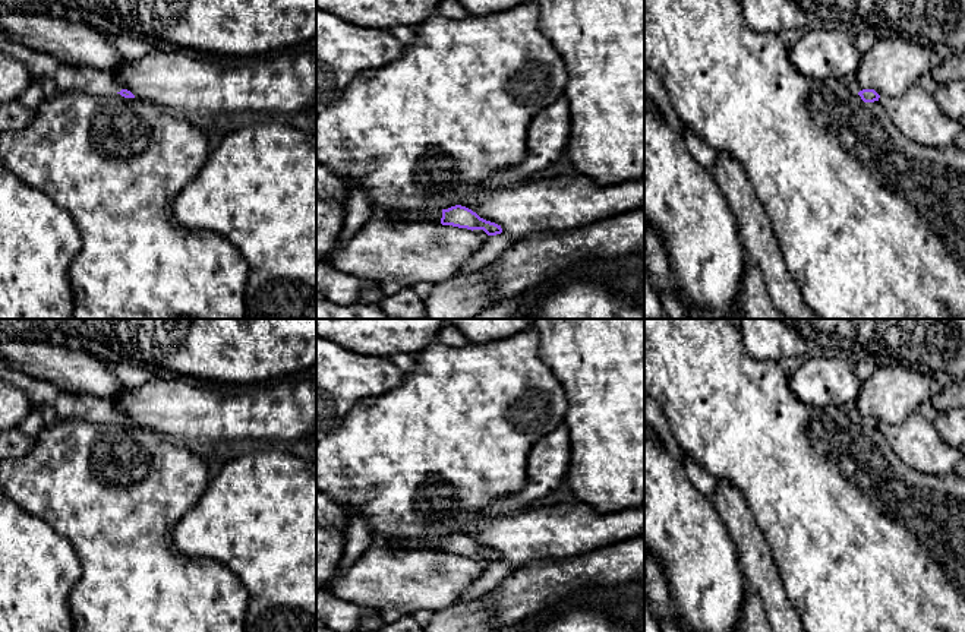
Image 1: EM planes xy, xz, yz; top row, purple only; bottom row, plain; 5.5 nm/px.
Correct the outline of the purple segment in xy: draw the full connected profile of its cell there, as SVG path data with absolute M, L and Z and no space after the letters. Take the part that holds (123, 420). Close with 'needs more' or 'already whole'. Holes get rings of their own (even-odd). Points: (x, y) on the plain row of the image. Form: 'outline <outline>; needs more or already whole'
outline M0 358L0 377L25 391L34 407L50 404L57 418L75 420L83 418L100 424L120 421L124 426L135 426L135 423L122 417L113 401L95 396L92 394L73 394L62 391L50 382L35 379L26 373L19 372L7 361Z; needs more

